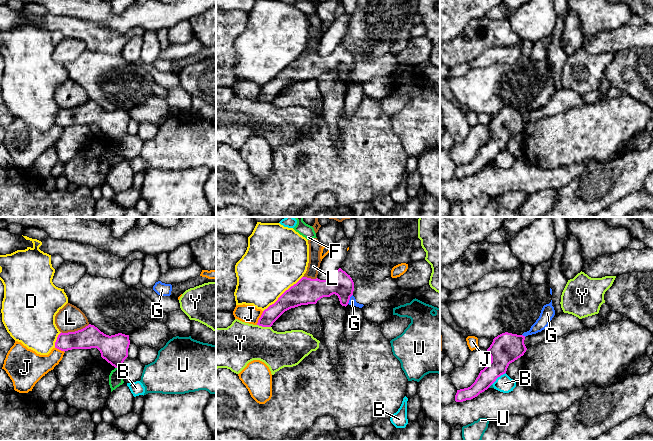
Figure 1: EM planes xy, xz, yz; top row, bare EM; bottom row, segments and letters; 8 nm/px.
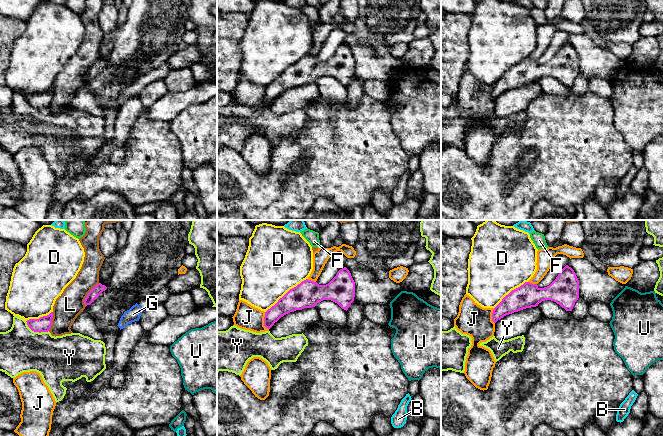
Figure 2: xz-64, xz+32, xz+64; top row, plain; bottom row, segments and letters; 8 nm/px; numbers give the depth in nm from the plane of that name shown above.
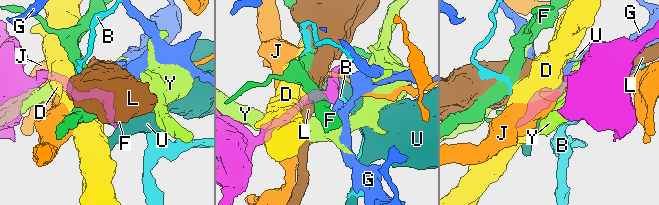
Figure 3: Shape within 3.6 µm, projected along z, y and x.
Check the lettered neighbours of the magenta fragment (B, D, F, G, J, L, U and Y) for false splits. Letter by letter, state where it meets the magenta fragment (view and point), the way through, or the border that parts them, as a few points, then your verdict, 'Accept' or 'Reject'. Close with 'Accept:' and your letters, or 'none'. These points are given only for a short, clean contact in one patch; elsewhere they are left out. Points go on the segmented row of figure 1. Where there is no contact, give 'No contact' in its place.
B: Touches magenta at yz (498, 376). Boundary: yz (505, 372), (491, 384). Reject
D: Touches magenta at xz (282, 294). Reject
F: Touches magenta at xy (117, 367). Boundary: xy (115, 367), (118, 368). Reject
G: Touches magenta at xz (349, 299). Boundary: xz (352, 294), (347, 303). Reject
J: Touches magenta at xz (259, 318). Reject
L: Touches magenta at xy (75, 331). Reject
U: Touches magenta at yz (489, 386). Boundary: yz (491, 384), (488, 387). Reject
Y: Touches magenta at xz (264, 326). Reject
Accept: none

